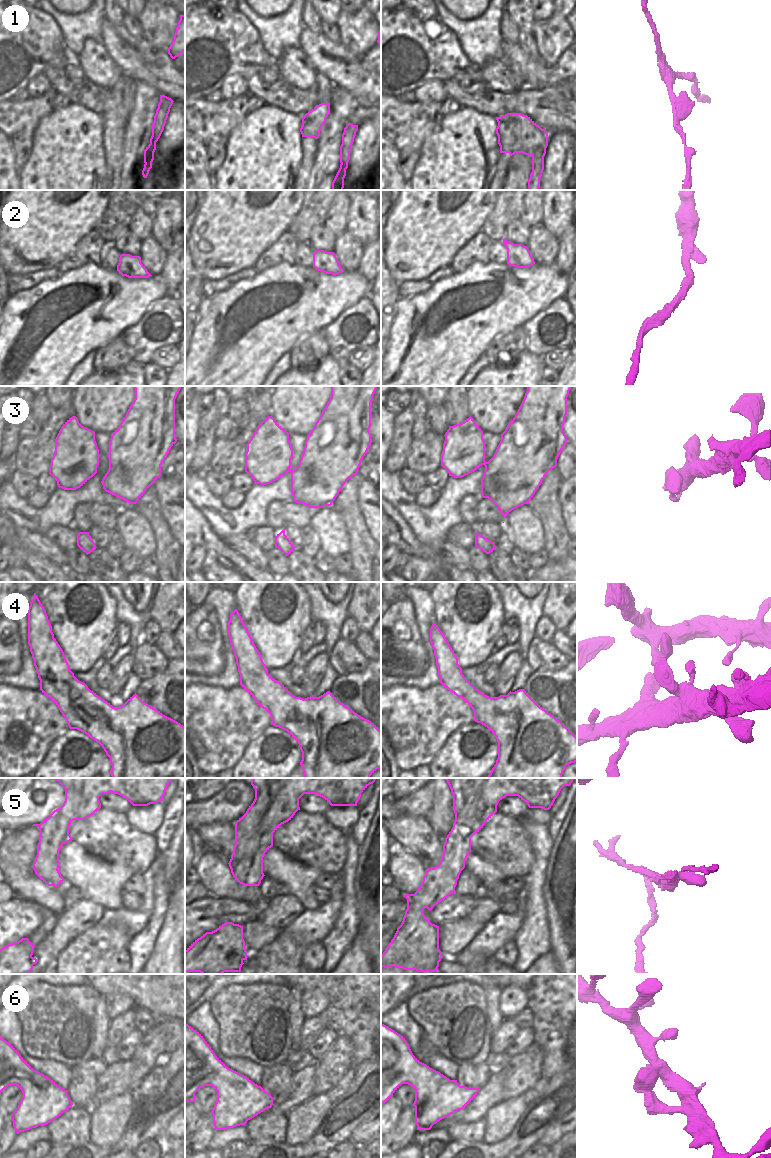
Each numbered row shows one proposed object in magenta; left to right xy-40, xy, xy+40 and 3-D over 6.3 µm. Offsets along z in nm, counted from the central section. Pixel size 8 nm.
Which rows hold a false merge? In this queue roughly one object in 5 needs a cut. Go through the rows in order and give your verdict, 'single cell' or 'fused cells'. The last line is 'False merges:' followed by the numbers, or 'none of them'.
1: single cell
2: single cell
3: single cell
4: single cell
5: fused cells
6: single cell
False merges: 5

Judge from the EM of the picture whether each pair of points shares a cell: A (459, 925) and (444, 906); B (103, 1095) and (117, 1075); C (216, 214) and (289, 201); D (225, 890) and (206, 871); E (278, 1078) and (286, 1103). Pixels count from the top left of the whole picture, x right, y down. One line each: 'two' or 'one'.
A: two
B: one
C: one
D: one
E: two

